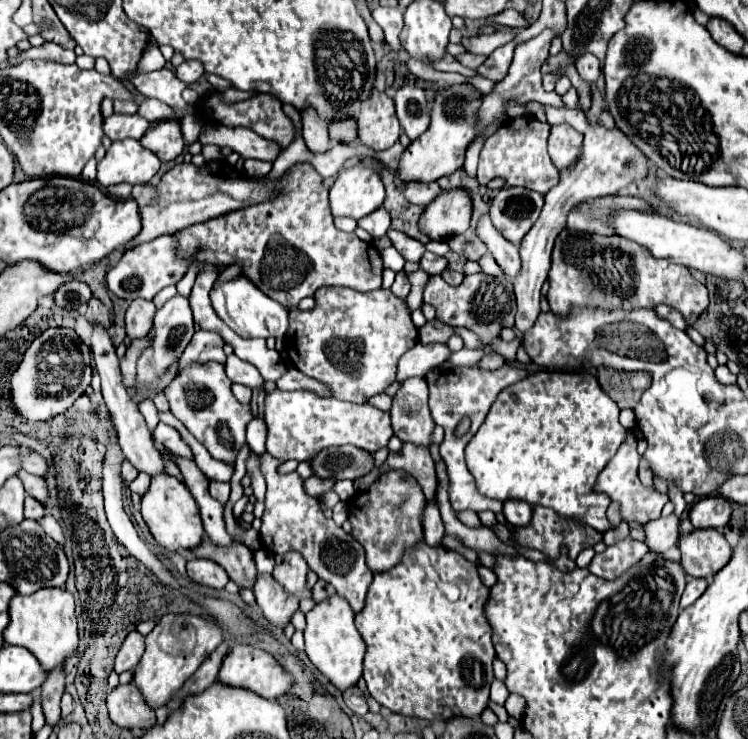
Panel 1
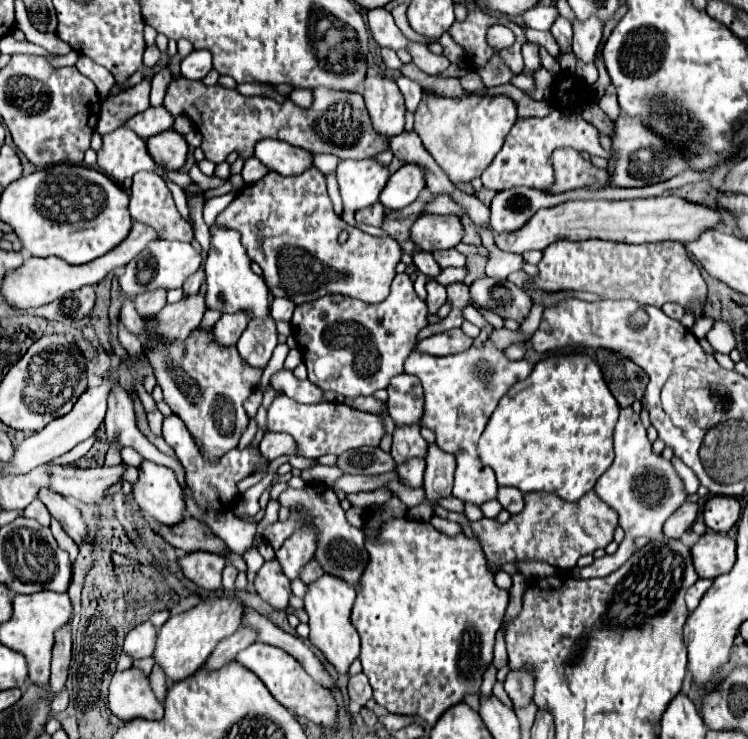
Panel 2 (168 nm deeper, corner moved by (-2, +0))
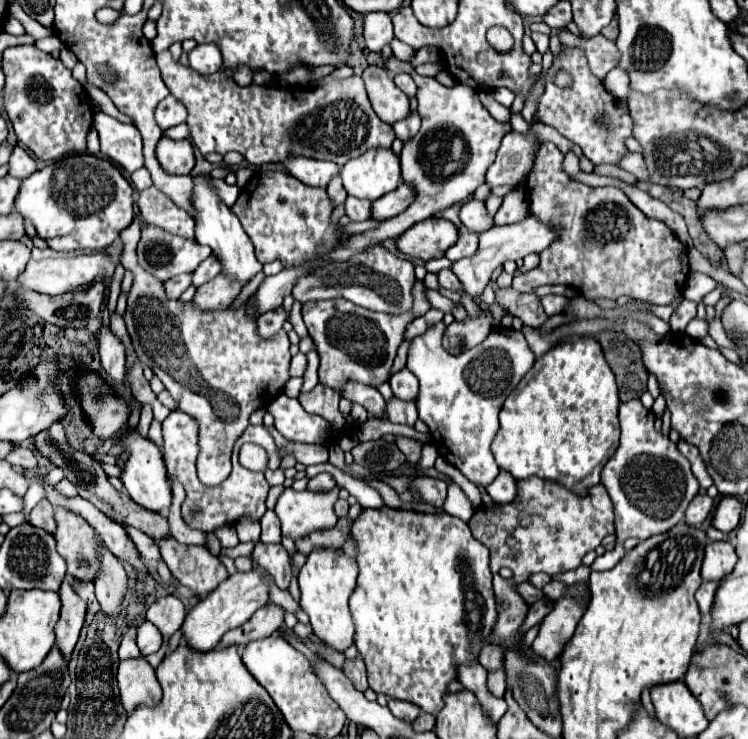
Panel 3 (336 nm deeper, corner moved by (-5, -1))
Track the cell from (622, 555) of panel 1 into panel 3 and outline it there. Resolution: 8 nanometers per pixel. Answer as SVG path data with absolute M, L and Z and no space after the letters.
M631 400L619 406L621 422L621 440L617 454L603 468L601 484L607 488L613 506L615 506L615 534L617 544L611 552L599 556L593 564L593 572L611 570L623 556L623 542L631 536L647 540L657 534L665 534L675 524L683 520L687 504L695 498L699 482L691 472L691 464L679 454L677 446L653 428L655 414L653 410L643 408L639 400Z

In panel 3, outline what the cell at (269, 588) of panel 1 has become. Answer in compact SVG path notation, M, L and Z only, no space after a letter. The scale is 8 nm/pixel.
M259 542L251 554L259 566L263 566L275 580L275 584L285 590L289 586L291 580L291 566L289 566L289 554L287 550L279 544L279 546L267 546L263 542Z

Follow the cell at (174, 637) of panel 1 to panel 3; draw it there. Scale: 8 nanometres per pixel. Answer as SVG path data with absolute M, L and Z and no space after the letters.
M255 570L245 572L245 574L237 572L229 576L225 582L217 586L217 590L213 590L205 600L201 600L197 606L193 606L187 612L185 622L181 626L187 646L195 652L213 650L225 632L243 626L261 606L267 604L267 600L269 600L269 588Z

